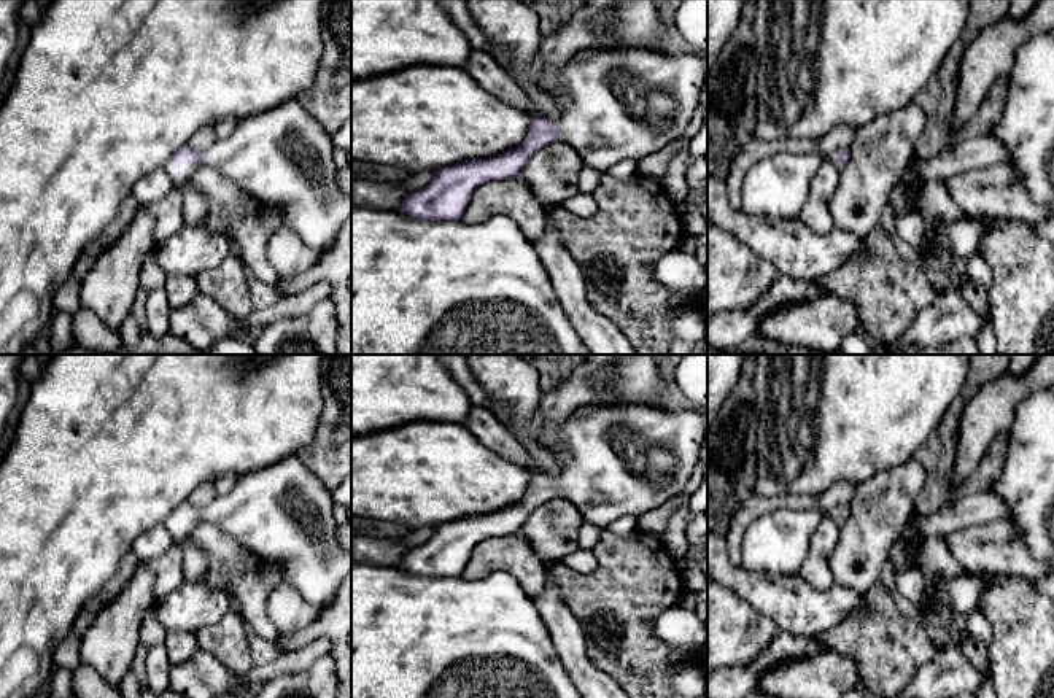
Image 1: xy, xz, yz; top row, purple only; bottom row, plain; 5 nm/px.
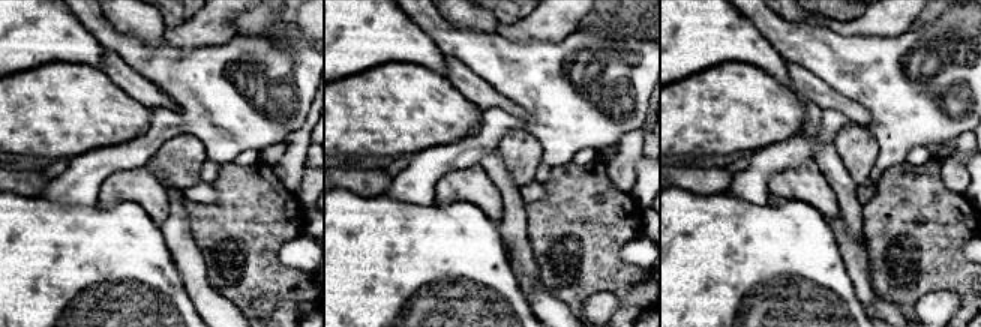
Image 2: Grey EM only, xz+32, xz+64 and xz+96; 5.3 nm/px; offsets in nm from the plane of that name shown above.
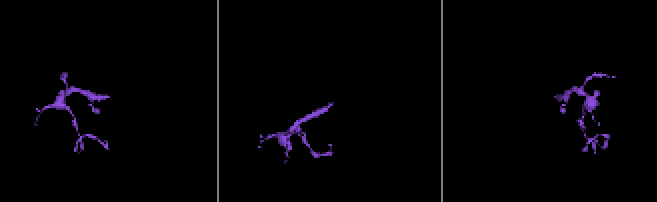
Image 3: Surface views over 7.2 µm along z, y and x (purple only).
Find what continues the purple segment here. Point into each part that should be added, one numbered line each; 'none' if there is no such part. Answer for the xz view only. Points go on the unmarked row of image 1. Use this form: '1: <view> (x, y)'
1: xz (627, 458)

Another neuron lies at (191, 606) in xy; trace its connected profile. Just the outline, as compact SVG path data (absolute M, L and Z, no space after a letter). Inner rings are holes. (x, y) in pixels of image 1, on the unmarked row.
M200 582L180 584L156 603L156 614L167 631L196 633L216 625L231 612L229 596Z

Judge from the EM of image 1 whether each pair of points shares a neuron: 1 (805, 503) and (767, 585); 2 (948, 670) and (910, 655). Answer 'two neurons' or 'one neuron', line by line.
1: two neurons
2: two neurons

